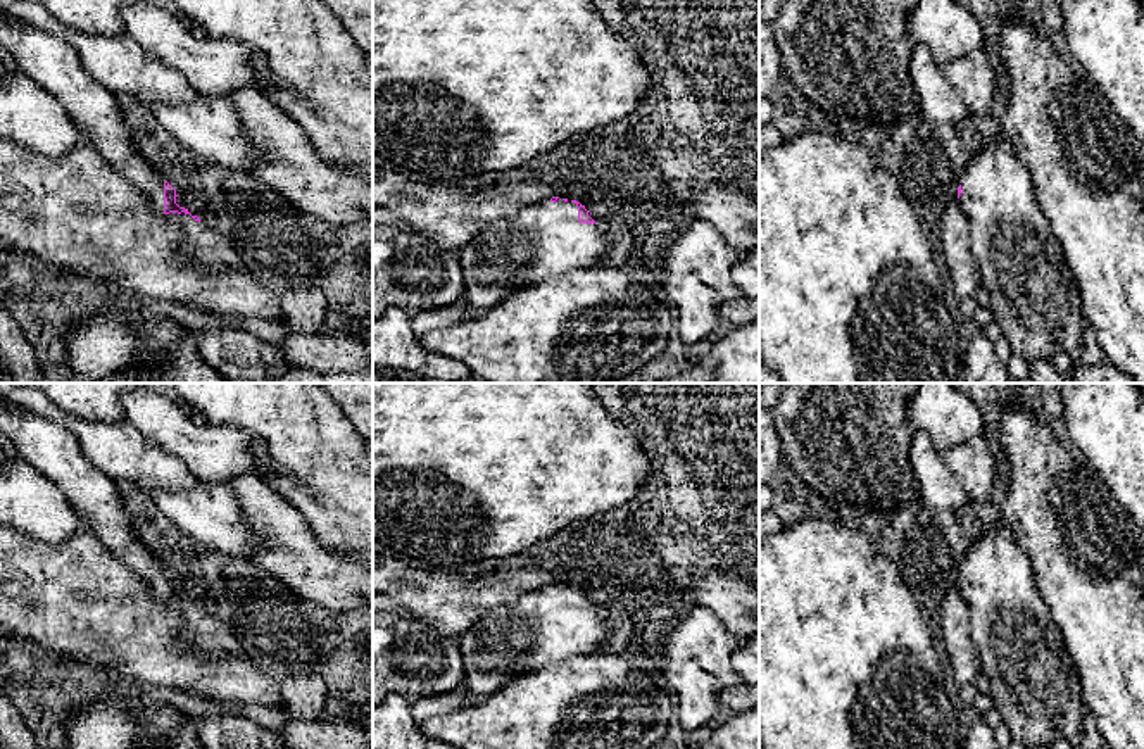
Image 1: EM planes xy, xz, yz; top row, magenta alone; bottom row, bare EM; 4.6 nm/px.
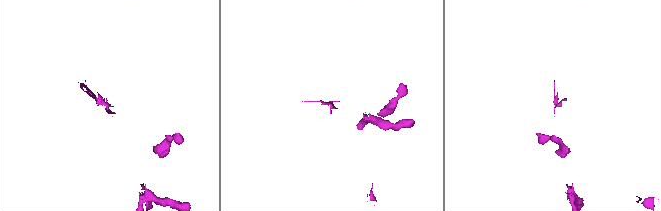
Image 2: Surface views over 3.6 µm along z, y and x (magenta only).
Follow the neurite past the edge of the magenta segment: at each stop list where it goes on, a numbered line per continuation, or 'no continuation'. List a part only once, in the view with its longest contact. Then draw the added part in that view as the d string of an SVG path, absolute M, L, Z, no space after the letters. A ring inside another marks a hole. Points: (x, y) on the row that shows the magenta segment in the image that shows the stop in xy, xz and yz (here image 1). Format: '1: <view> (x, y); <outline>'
1: xy (49, 61); M0 9L0 45L16 59L22 74L66 109L85 140L148 198L157 214L181 224L181 252L186 257L211 271L229 268L250 273L229 236L190 214L164 212L164 179L136 150L123 116L123 98L102 86L62 38L17 24Z

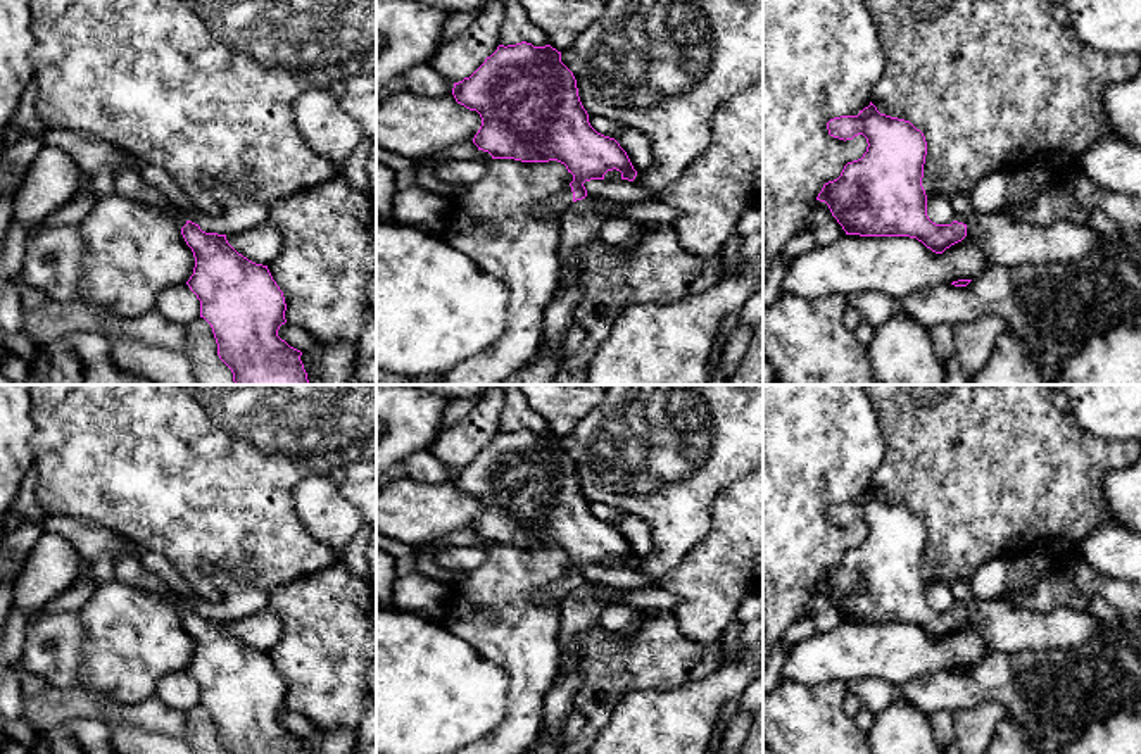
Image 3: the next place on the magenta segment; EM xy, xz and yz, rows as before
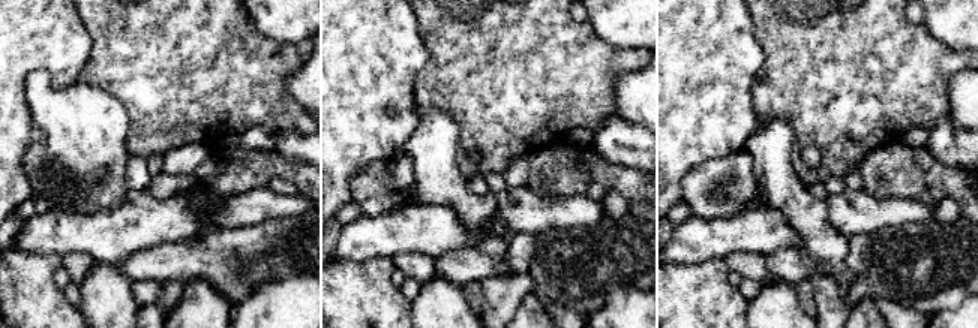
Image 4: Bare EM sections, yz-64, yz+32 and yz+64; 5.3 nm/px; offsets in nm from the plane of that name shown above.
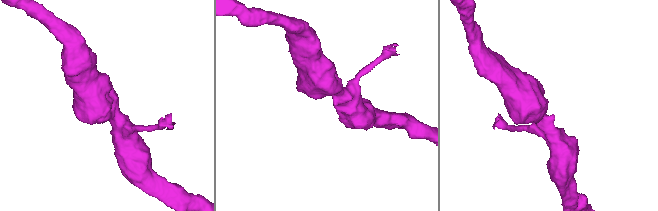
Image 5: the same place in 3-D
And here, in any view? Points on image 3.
1: xz (558, 204); M568 185L561 193L551 197L542 204L537 204L535 212L563 216L571 204L573 204L573 192L571 186Z

